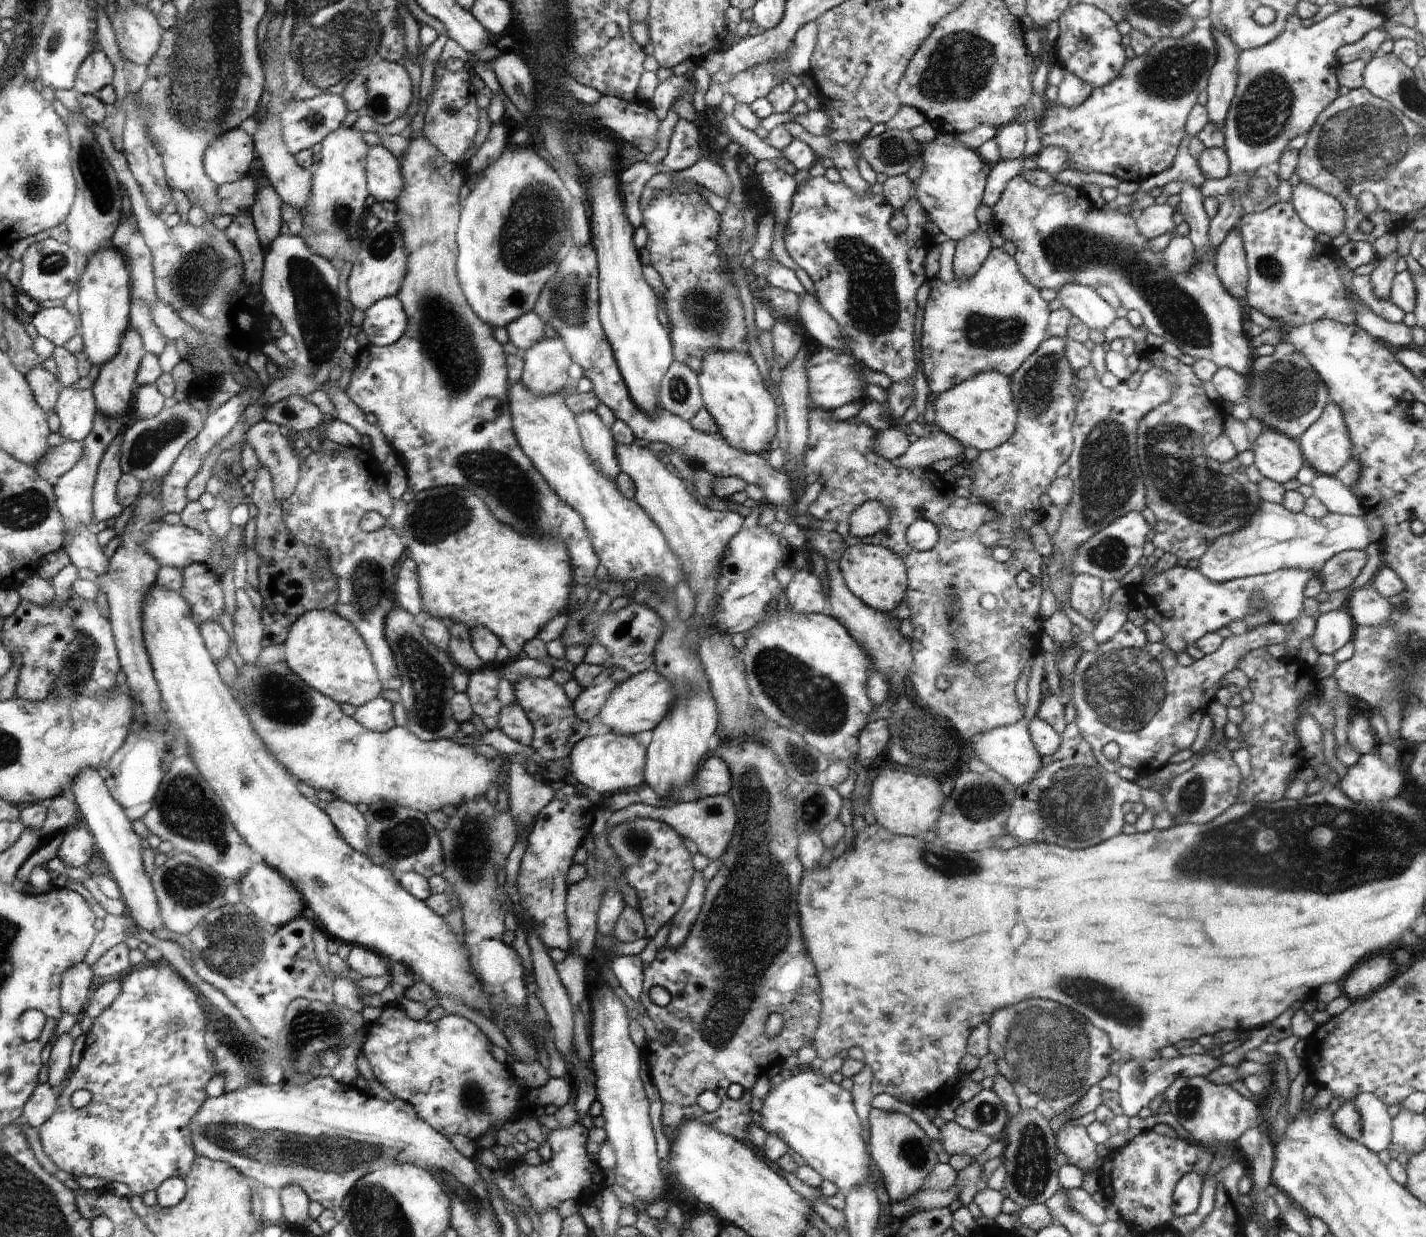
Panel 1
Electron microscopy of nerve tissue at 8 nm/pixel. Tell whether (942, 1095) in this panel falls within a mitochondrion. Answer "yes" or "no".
no

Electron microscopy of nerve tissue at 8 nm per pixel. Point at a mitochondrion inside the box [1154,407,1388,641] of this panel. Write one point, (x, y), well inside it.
(1241, 541)

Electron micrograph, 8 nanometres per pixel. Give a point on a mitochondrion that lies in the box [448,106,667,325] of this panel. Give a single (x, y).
(535, 219)

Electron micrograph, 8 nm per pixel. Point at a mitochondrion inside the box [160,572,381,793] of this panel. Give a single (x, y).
(275, 696)

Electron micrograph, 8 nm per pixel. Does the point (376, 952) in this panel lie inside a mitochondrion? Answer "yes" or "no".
no

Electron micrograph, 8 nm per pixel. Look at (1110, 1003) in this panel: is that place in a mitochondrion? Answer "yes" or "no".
yes

